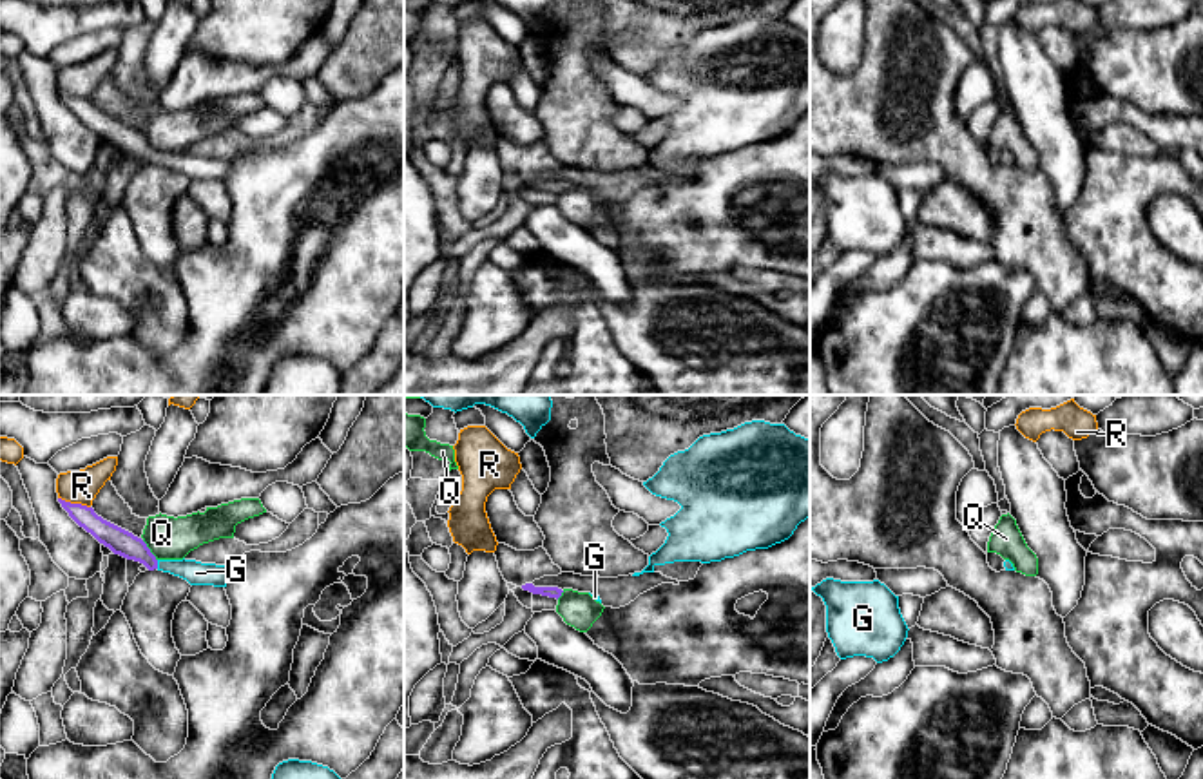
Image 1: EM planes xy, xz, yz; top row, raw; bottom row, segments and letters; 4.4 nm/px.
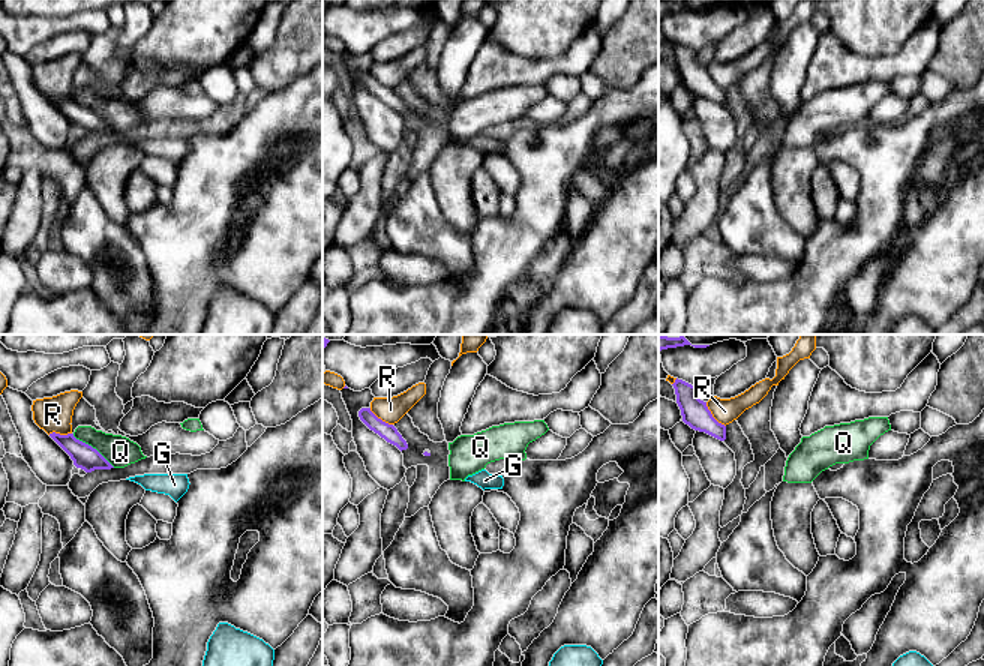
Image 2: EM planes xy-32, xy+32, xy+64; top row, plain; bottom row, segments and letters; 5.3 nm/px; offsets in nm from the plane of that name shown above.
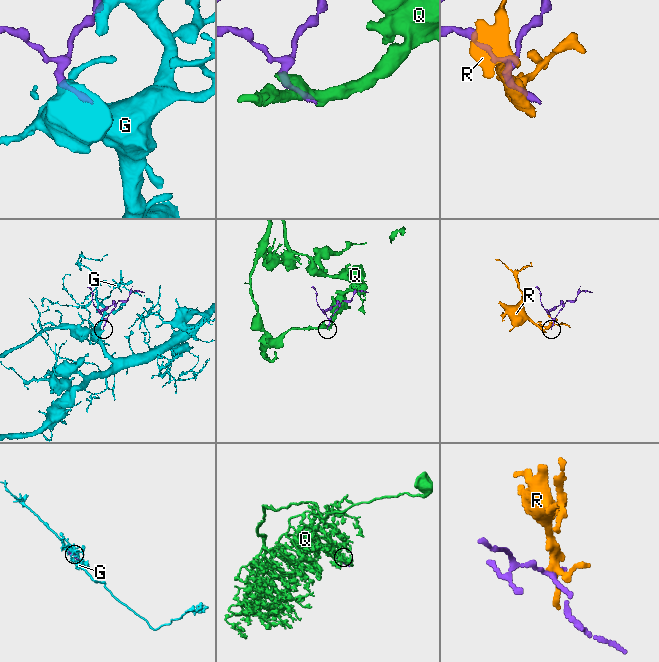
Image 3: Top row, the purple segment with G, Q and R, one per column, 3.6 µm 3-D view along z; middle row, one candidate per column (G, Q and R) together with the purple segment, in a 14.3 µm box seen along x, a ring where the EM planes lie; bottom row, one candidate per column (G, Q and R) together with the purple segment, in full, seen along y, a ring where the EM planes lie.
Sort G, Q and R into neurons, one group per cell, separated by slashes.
G / Q / R

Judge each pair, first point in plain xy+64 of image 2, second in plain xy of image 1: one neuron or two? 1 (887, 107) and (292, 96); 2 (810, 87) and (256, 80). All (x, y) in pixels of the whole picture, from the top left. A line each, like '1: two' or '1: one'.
1: two
2: one

